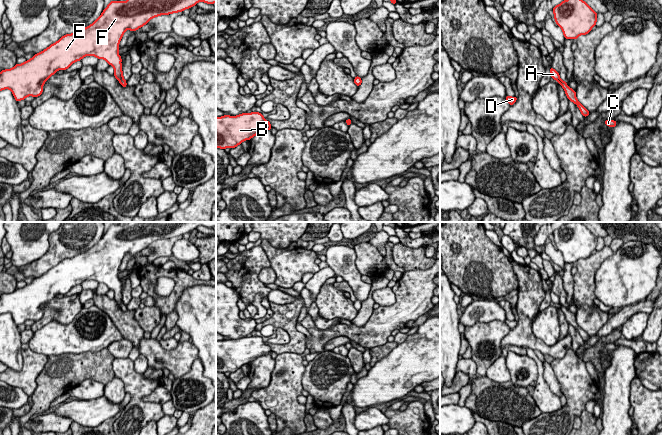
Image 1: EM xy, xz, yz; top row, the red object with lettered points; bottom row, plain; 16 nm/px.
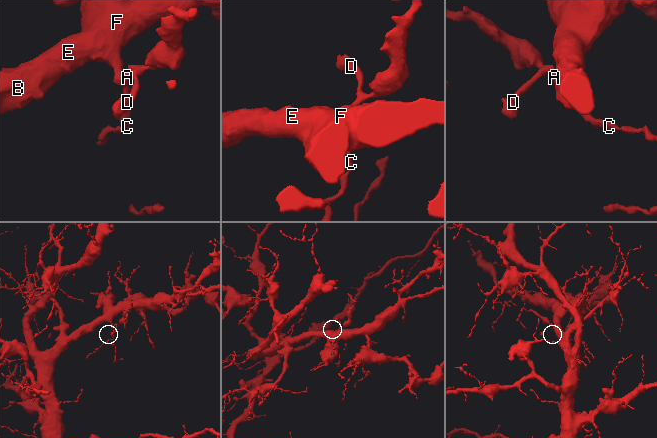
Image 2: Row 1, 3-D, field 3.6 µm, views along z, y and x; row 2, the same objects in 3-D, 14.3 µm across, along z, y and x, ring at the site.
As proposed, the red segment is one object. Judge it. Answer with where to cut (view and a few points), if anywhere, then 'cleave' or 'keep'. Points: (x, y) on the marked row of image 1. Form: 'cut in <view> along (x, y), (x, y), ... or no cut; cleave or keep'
no cut; keep

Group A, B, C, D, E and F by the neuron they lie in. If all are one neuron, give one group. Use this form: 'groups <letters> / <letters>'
groups A B C D E F

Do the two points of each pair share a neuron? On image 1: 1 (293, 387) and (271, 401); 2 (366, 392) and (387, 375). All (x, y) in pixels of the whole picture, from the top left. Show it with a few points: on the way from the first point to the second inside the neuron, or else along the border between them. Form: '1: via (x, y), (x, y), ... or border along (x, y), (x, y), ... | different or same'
1: via (288, 387), (276, 397) | same
2: via (371, 389), (382, 380) | same

